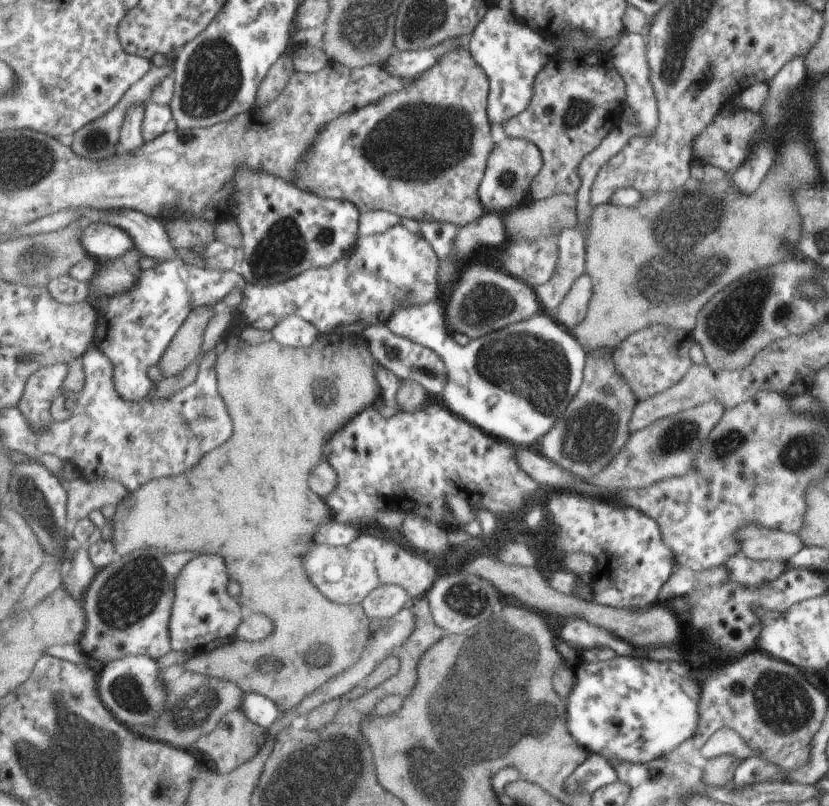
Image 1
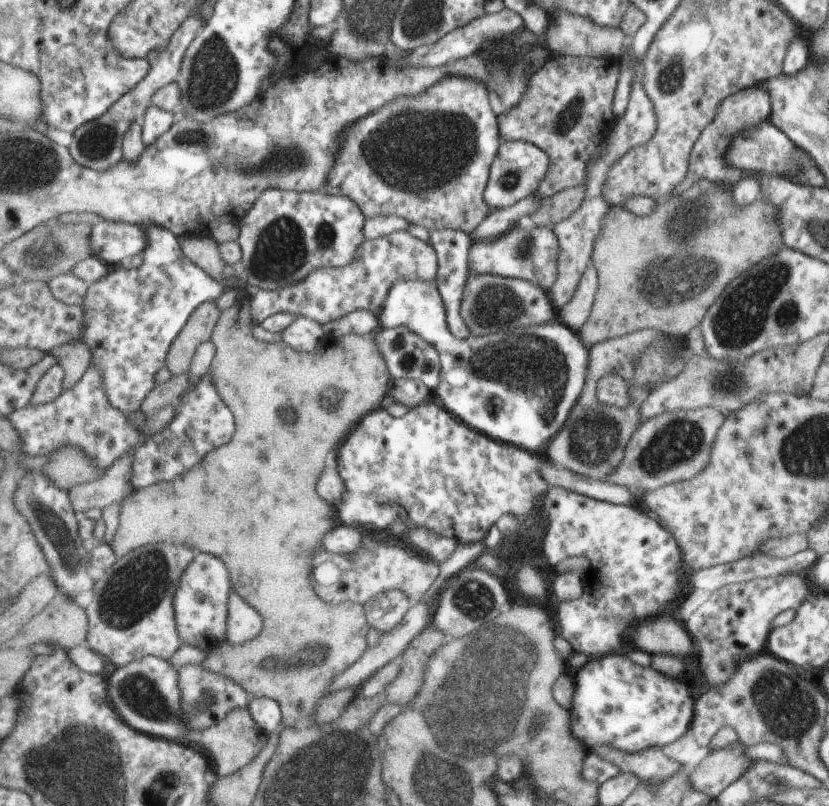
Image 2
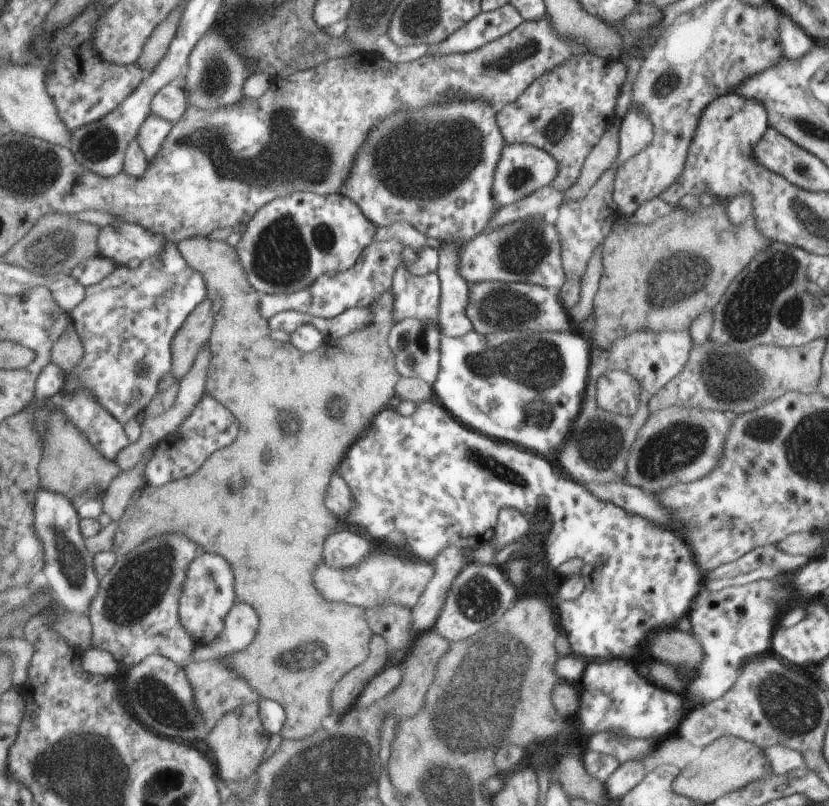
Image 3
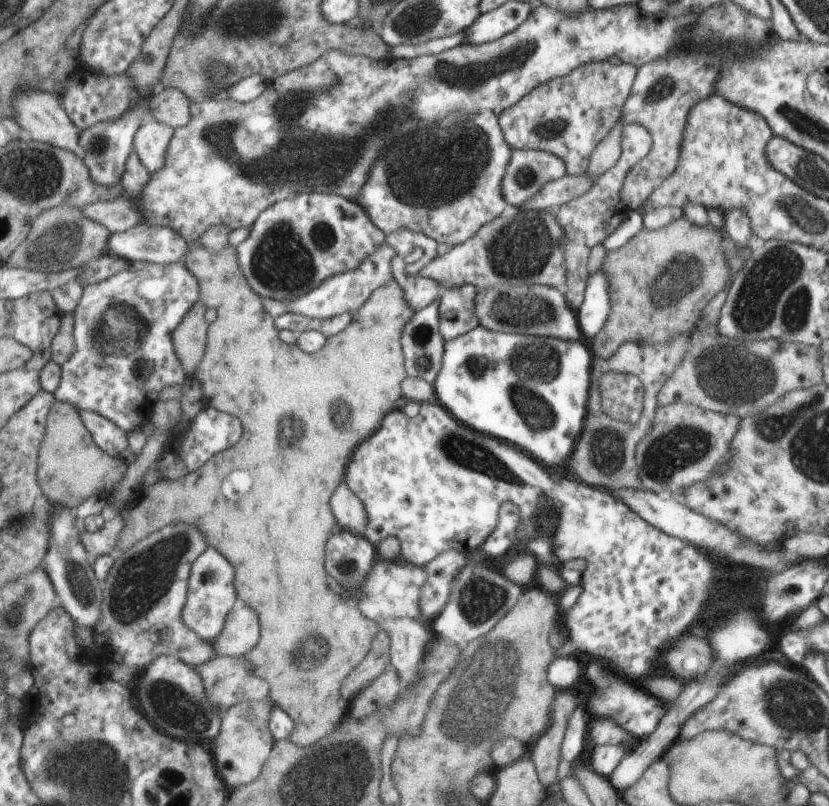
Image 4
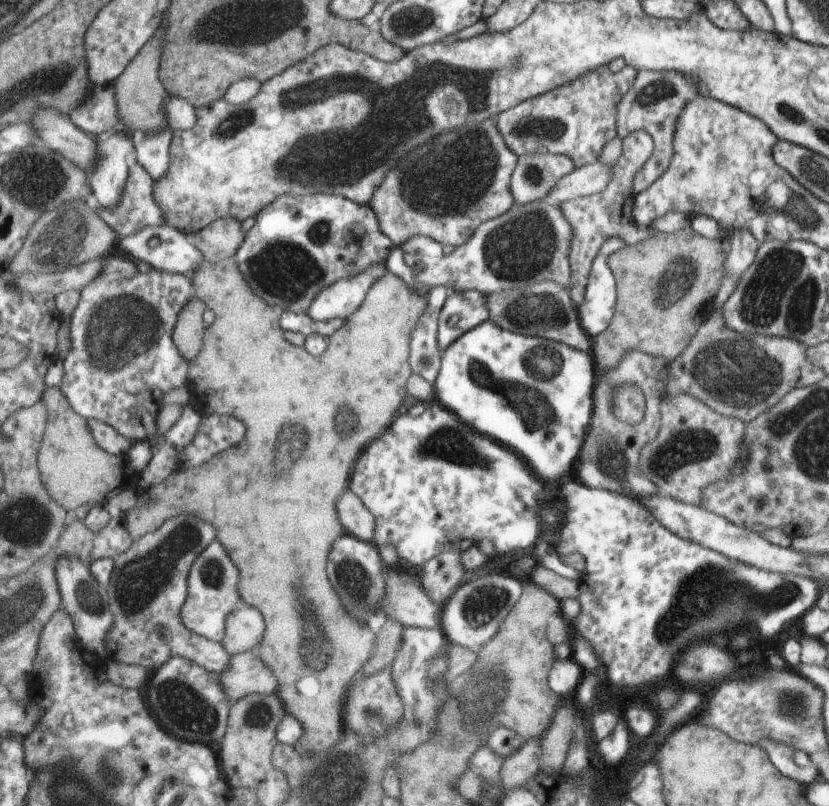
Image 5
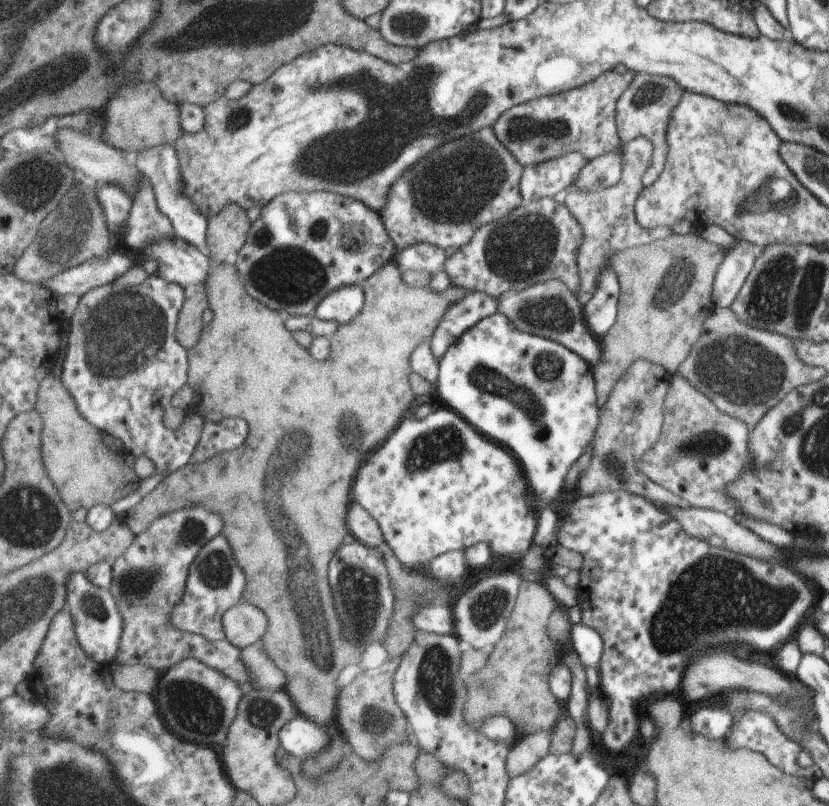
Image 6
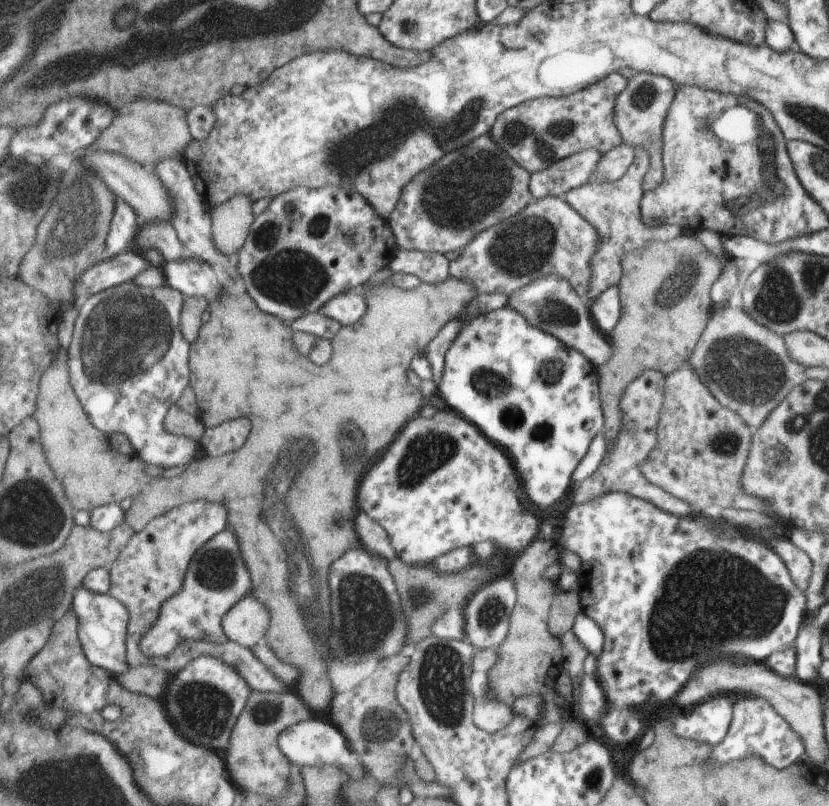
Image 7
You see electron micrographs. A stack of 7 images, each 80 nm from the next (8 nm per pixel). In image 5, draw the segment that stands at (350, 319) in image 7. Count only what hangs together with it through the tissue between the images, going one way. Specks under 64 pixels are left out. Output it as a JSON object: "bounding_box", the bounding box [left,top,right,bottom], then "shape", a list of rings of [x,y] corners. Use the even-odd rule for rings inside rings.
{"bounding_box":[308,263,388,321],"shape":[[[379,263],[360,275],[338,280],[313,299],[308,315],[316,321],[336,318],[347,320],[363,303],[373,282],[388,272],[388,265]]]}

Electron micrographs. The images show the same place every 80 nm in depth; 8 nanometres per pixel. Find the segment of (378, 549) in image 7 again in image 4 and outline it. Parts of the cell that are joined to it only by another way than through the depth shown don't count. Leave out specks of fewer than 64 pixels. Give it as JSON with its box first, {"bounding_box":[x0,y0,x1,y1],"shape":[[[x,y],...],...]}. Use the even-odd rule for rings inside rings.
{"bounding_box":[331,479,368,536],"shape":[[[345,479],[343,484],[339,483],[337,487],[337,492],[333,494],[333,500],[331,500],[332,511],[337,517],[338,524],[342,529],[350,529],[355,531],[357,534],[365,536],[364,532],[366,531],[366,526],[368,523],[368,514],[363,504],[363,501],[349,488],[348,484],[345,484]]]}

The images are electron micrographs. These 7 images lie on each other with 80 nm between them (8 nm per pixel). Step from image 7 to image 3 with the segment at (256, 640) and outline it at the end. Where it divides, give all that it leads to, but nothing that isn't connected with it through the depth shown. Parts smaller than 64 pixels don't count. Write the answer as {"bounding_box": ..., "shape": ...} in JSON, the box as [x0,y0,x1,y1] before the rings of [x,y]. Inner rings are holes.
{"bounding_box":[192,600,261,660],"shape":[[[237,600],[227,616],[227,629],[215,642],[199,645],[199,650],[192,656],[192,660],[223,660],[233,653],[244,651],[257,640],[260,630],[261,613],[258,613],[252,604]]]}

